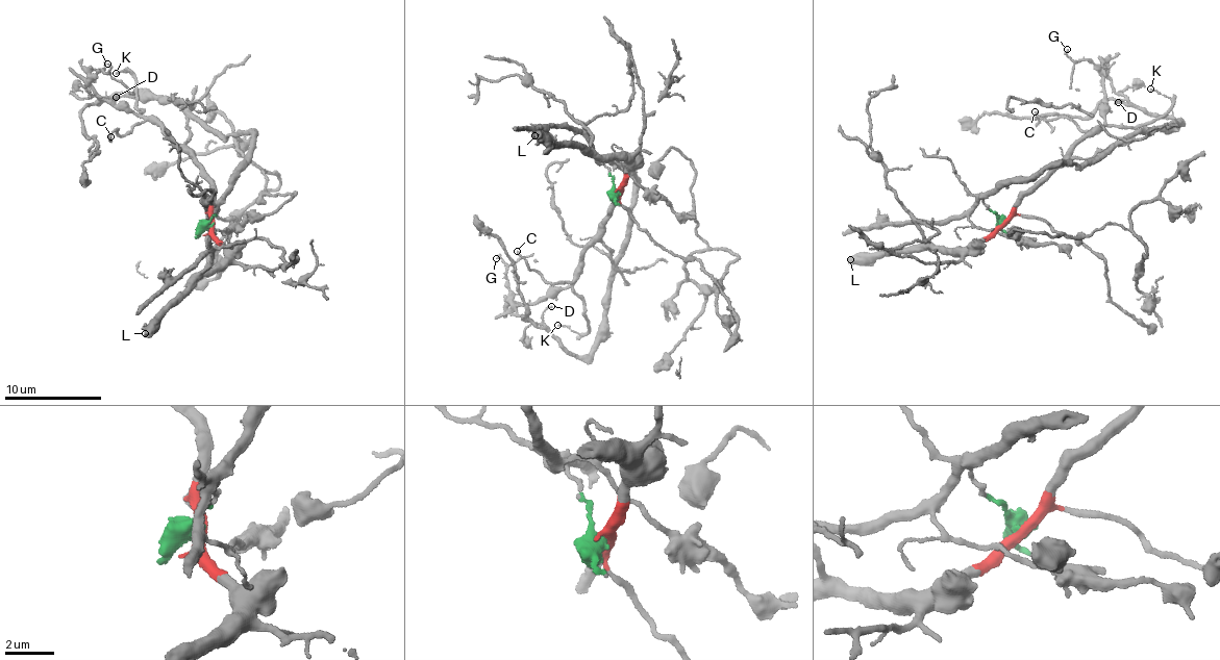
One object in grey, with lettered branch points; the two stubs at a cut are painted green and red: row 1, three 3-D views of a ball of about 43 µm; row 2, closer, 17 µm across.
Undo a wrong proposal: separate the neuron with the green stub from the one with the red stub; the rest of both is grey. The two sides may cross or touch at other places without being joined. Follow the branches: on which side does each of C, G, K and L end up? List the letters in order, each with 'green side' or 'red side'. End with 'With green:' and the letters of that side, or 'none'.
C: red side
G: red side
K: red side
L: red side
With green: none

